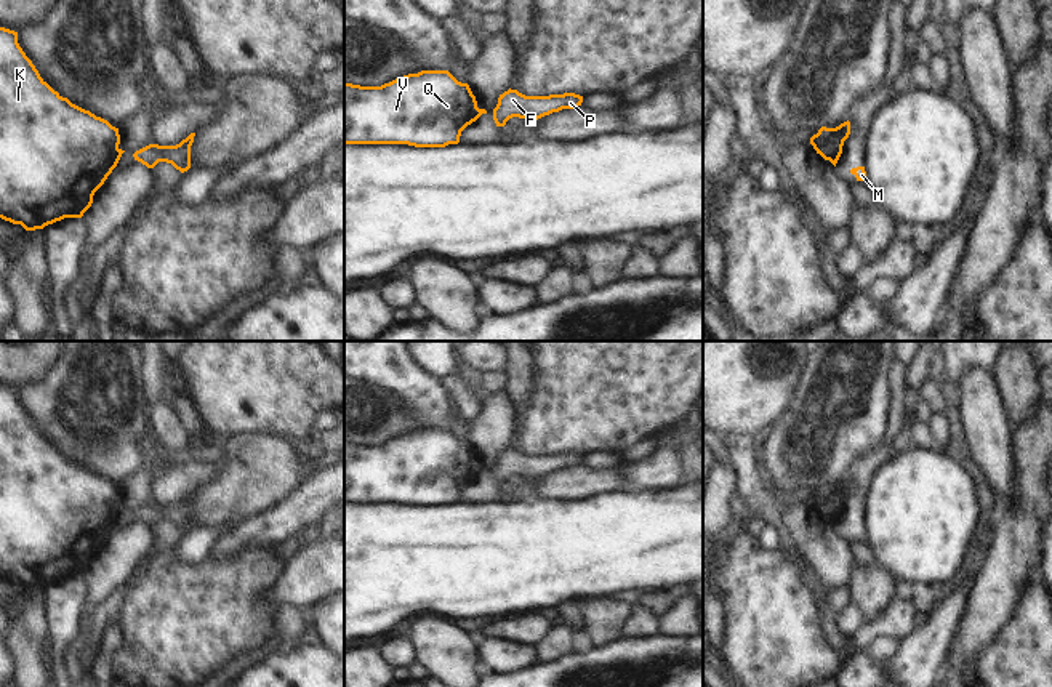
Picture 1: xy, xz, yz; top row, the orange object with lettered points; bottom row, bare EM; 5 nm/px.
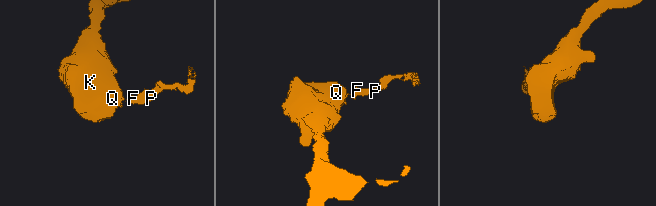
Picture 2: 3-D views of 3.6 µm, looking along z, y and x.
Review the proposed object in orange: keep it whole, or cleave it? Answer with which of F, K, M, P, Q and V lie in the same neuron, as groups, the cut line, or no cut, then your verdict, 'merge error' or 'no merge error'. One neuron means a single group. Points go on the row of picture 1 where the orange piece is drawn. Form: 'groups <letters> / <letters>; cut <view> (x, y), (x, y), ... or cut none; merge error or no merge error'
groups F M P / K Q V; cut xy (117, 148), (112, 167); merge error

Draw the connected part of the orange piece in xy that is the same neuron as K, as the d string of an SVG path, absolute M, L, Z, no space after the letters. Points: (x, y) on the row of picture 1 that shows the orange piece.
M0 27L0 218L26 231L43 229L64 218L82 218L94 192L115 167L118 128L72 104L38 74L18 43L18 32Z

